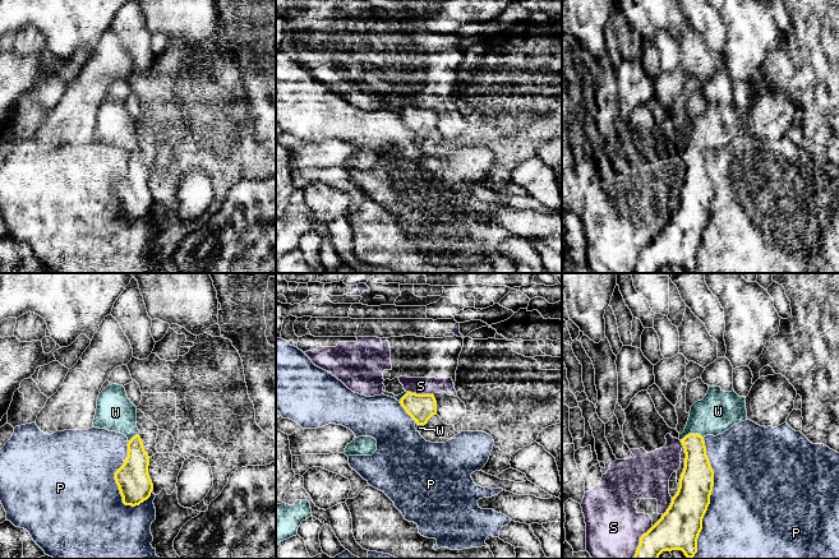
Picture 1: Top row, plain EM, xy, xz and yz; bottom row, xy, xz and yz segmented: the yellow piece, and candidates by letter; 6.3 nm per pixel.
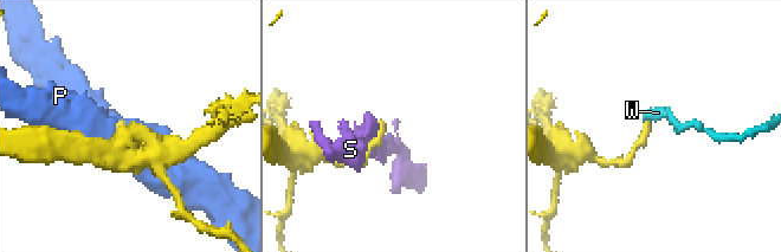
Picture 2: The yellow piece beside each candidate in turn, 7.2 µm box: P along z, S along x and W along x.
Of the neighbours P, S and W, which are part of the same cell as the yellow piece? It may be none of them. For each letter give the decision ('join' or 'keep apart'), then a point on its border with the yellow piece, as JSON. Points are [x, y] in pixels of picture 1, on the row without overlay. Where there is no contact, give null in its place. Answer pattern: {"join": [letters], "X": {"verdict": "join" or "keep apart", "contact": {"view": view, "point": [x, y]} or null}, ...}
{"join": ["W"], "P": {"verdict": "keep apart", "contact": {"view": "yz", "point": [709, 212]}}, "S": {"verdict": "keep apart", "contact": {"view": "xz", "point": [420, 109]}}, "W": {"verdict": "join", "contact": {"view": "yz", "point": [691, 148]}}}

